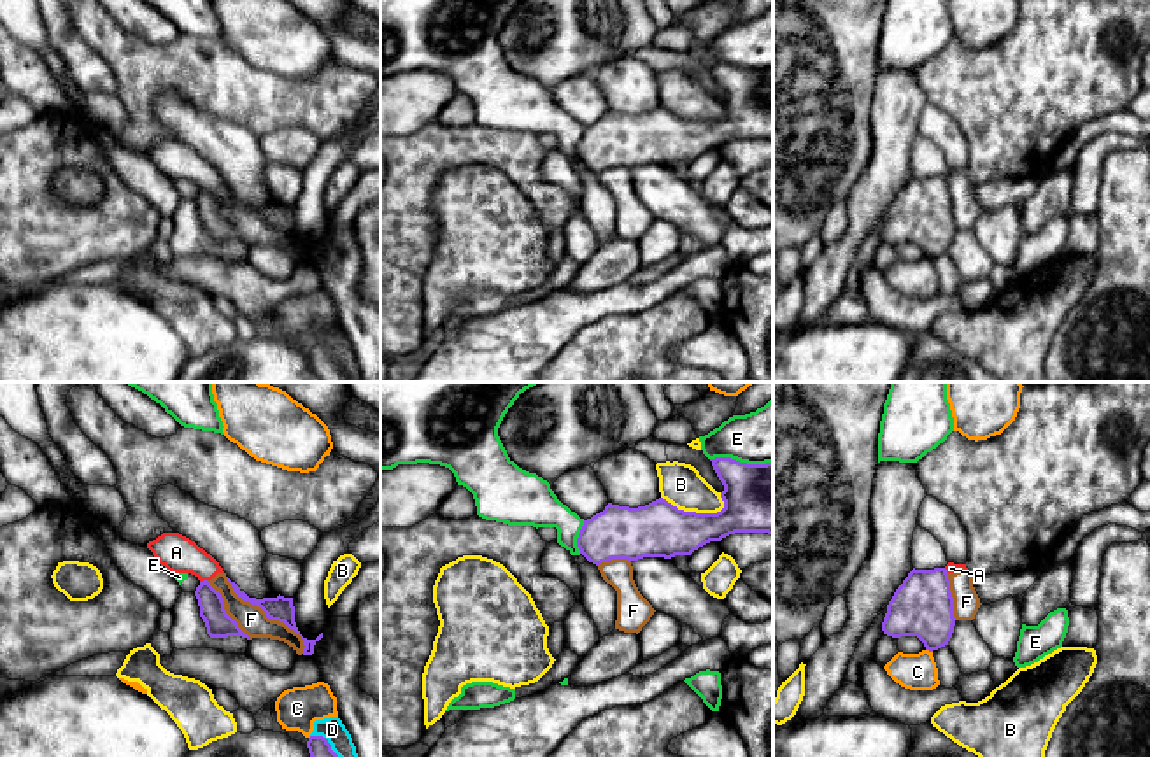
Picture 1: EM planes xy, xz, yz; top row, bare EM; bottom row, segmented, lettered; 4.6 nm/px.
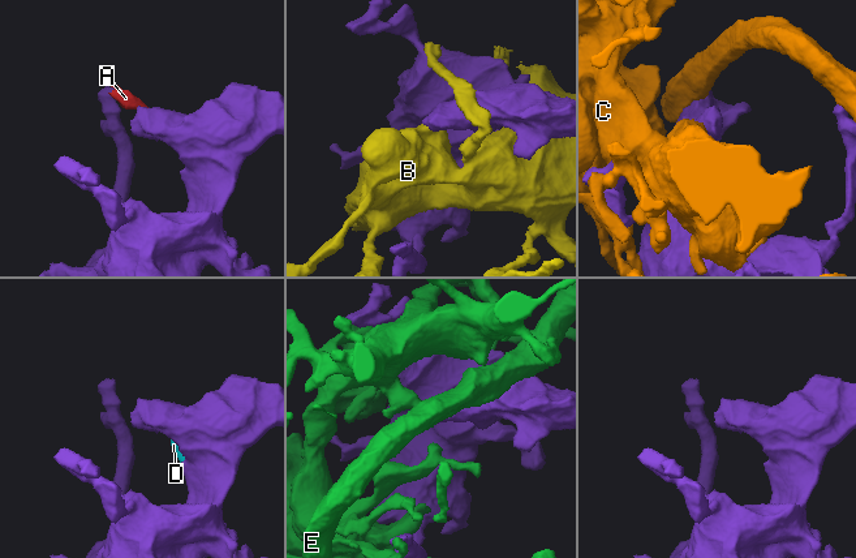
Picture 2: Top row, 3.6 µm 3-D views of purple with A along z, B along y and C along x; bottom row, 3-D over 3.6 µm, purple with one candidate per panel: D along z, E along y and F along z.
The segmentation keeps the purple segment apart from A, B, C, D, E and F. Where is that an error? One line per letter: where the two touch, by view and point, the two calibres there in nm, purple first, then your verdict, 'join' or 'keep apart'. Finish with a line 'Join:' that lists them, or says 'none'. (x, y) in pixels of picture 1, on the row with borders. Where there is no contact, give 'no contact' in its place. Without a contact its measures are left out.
A: xy (204, 580) | 120/170 nm | keep apart
B: xz (693, 512) | 260/200 nm | keep apart
C: yz (929, 650) | 280/180 nm | keep apart
D: xy (326, 740) | 100/100 nm | keep apart
E: xz (742, 463) | 320/260 nm | keep apart
F: xy (269, 617) | 120/140 nm | keep apart
Join: none

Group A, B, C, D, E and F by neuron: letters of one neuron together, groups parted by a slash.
A D F / B / C / E

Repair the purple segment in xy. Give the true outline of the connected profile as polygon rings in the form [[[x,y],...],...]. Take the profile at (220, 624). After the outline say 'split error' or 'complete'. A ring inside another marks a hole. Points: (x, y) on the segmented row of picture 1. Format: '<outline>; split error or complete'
[[[207,580],[200,582],[195,591],[200,606],[200,617],[205,622],[207,634],[210,638],[228,638],[228,636],[249,636],[238,627],[238,624],[226,613],[224,601]]]; complete

